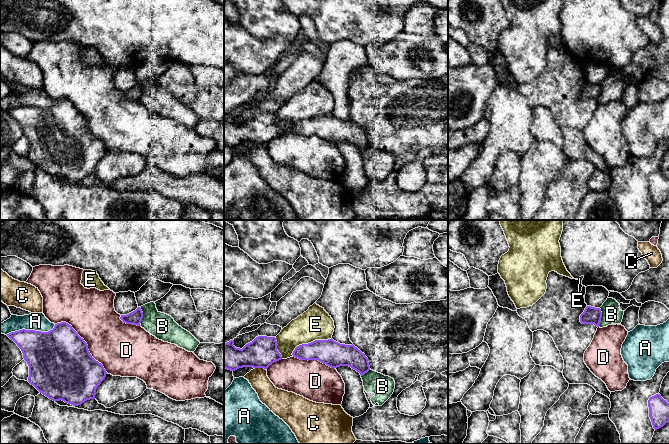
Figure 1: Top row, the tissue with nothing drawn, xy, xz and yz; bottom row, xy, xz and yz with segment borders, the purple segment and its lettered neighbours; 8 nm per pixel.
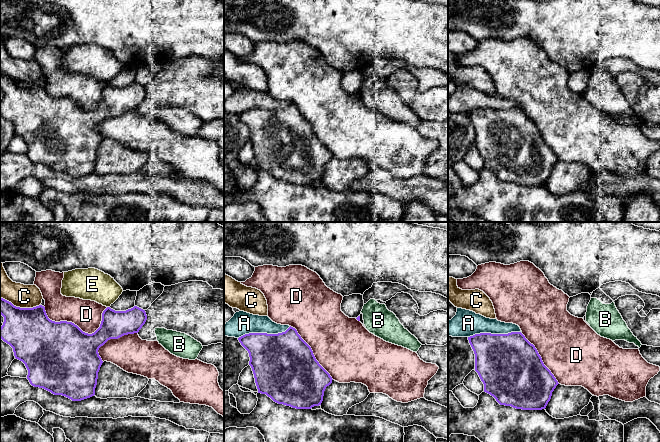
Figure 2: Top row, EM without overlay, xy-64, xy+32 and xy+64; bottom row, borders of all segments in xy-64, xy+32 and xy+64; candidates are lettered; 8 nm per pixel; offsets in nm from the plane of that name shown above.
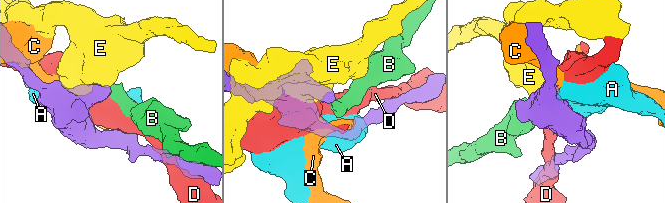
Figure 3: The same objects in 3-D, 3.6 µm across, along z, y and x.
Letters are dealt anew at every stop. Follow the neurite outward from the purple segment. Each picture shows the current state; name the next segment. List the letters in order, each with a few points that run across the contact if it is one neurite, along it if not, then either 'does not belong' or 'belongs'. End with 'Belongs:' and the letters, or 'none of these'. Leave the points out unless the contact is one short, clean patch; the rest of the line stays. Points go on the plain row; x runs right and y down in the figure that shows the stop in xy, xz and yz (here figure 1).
A: does not belong
B: does not belong
C: does not belong
D: does not belong
E: does not belong
Belongs: none of these

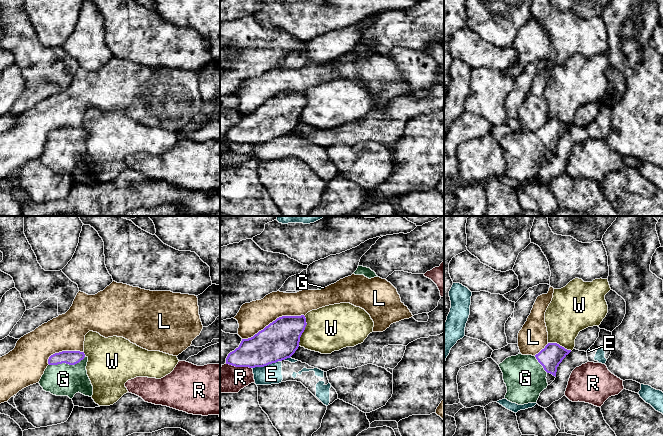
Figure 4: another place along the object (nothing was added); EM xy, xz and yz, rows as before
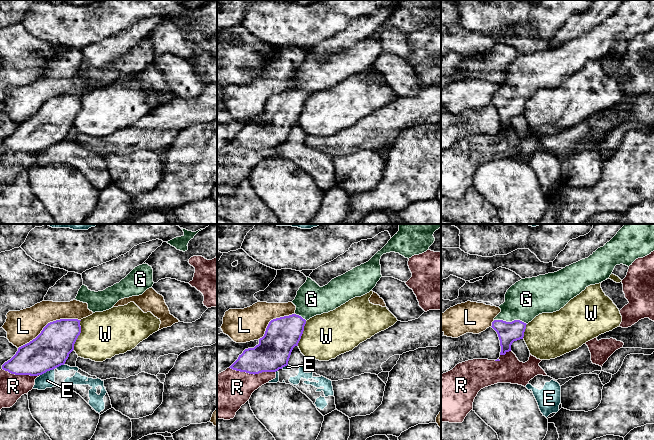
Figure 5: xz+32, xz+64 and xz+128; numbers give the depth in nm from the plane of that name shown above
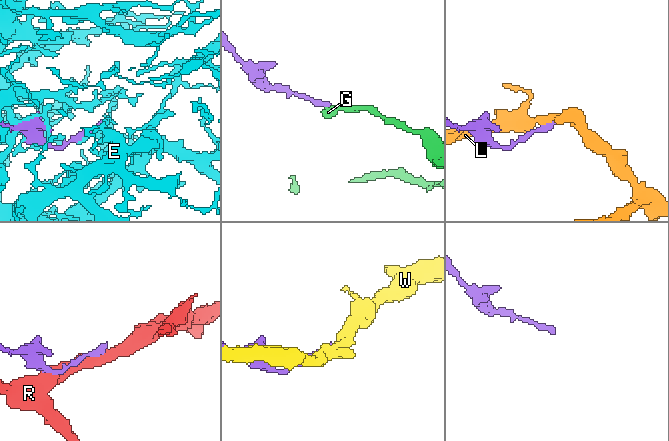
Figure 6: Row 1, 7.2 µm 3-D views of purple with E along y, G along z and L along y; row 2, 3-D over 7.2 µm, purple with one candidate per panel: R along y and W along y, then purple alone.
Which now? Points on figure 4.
E: does not belong
G: line xy (69, 133), (67, 139), (67, 146), (63, 155); belongs
L: does not belong
R: does not belong
W: does not belong
Belongs: G

